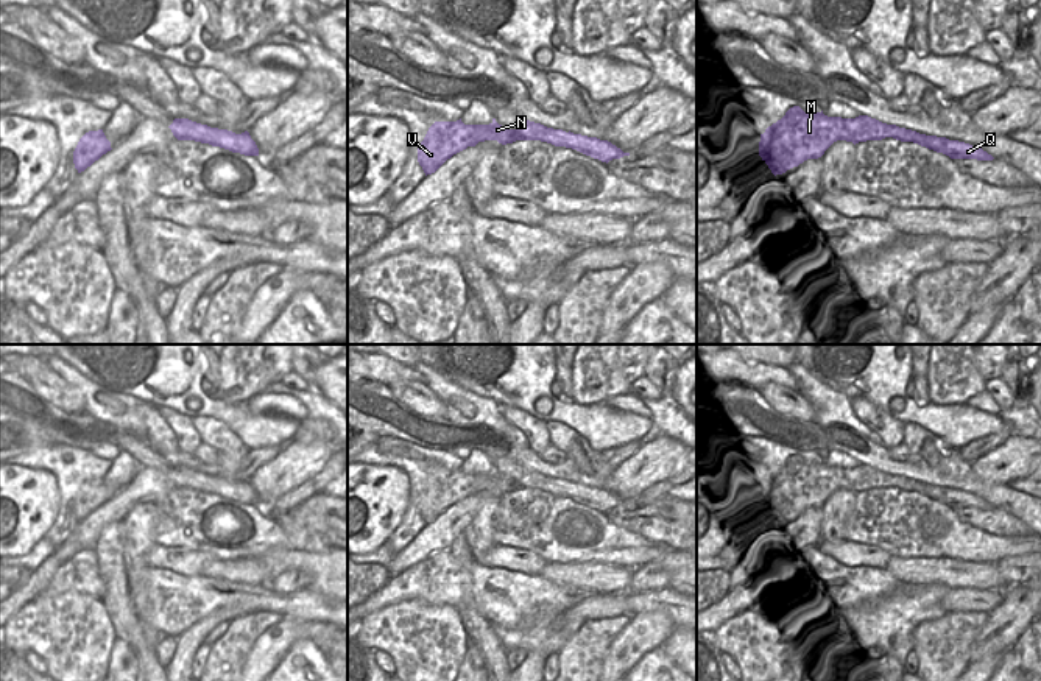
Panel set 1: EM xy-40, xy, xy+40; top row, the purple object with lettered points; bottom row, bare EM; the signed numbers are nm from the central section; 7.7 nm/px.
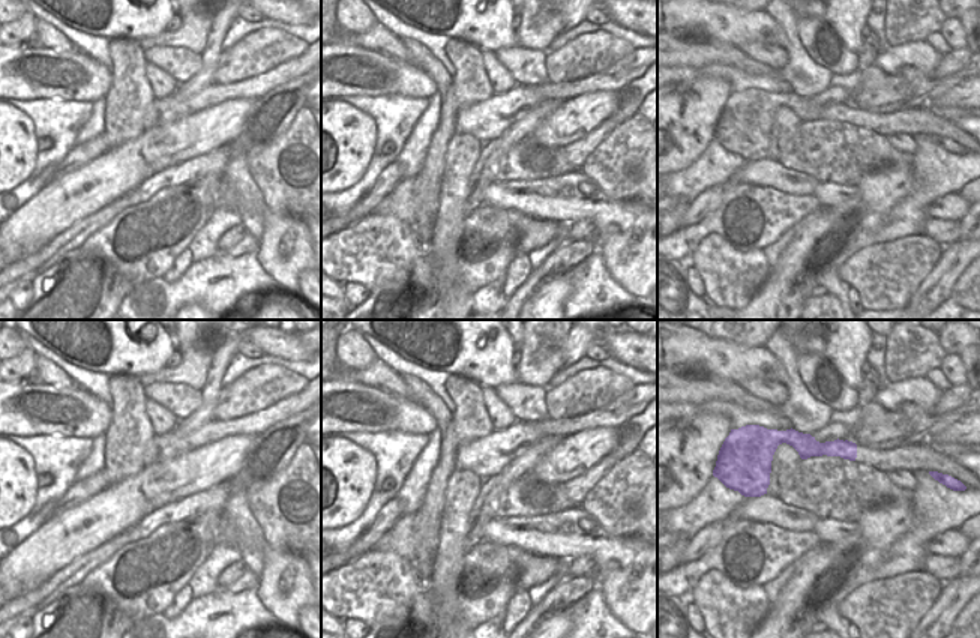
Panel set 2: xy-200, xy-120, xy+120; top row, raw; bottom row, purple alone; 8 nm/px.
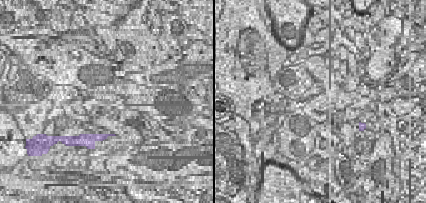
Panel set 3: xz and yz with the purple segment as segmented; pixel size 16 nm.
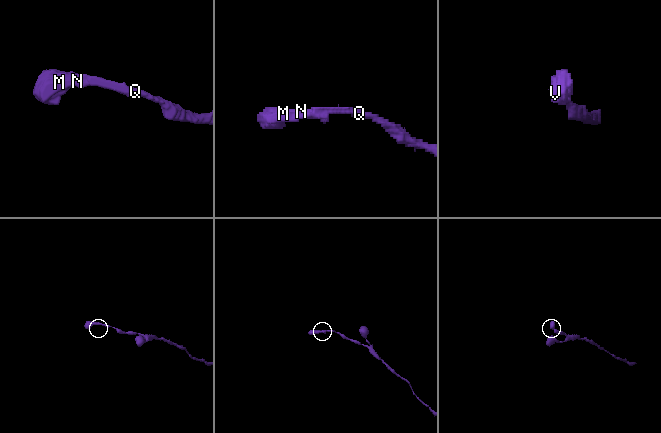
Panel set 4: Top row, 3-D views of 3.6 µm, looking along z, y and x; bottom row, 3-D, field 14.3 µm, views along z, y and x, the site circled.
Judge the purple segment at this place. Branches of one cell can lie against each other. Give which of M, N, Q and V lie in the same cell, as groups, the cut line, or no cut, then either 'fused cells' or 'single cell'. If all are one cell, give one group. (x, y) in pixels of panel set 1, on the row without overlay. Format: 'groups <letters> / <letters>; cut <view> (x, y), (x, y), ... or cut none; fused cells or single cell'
groups M N V / Q; cut xy-40 (220, 479), (209, 485), (215, 494); fused cells

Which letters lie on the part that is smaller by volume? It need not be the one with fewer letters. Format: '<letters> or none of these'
M, N, V.

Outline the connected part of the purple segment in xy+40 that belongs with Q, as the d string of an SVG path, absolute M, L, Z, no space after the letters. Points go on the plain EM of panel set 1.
M919 482L918 485L923 486L921 489L916 489L918 494L933 499L937 502L943 502L949 505L951 508L977 508L977 510L994 508L991 503L988 503L982 497L972 496L965 491L949 489L946 486L937 486L937 485L926 485Z

